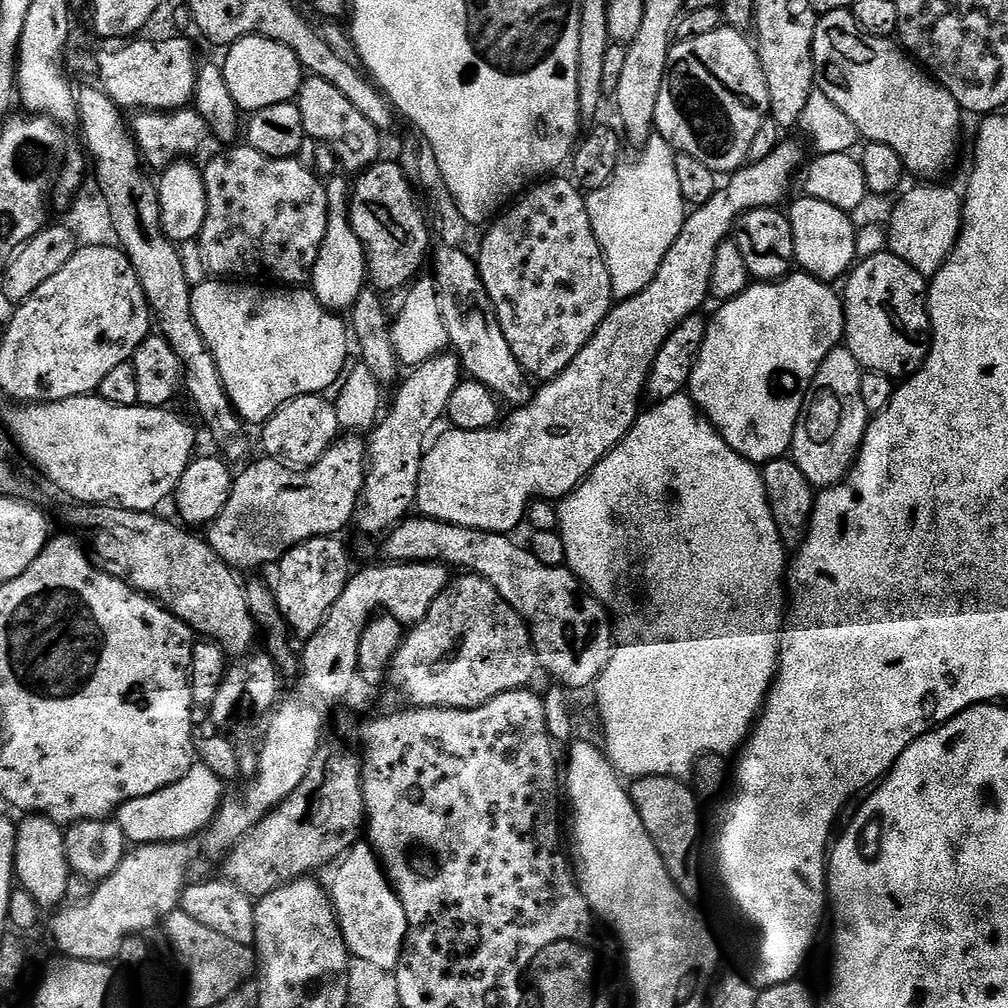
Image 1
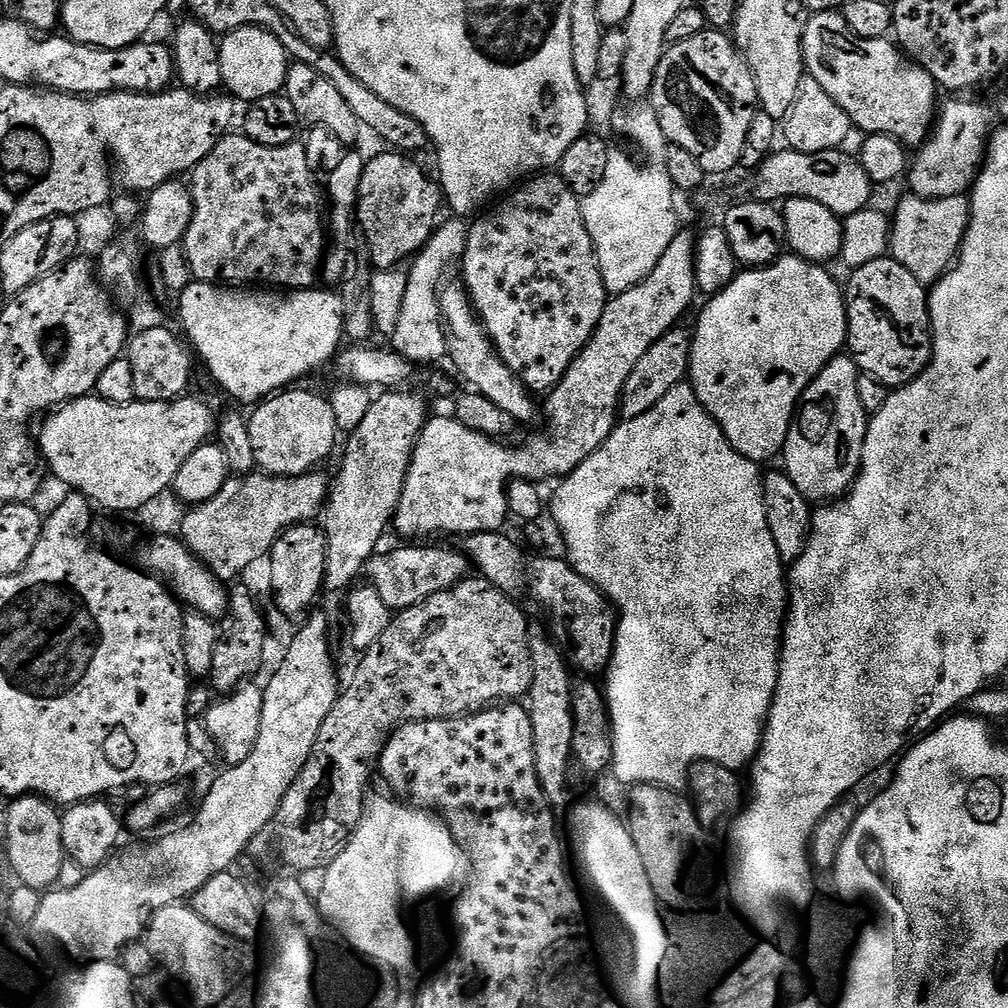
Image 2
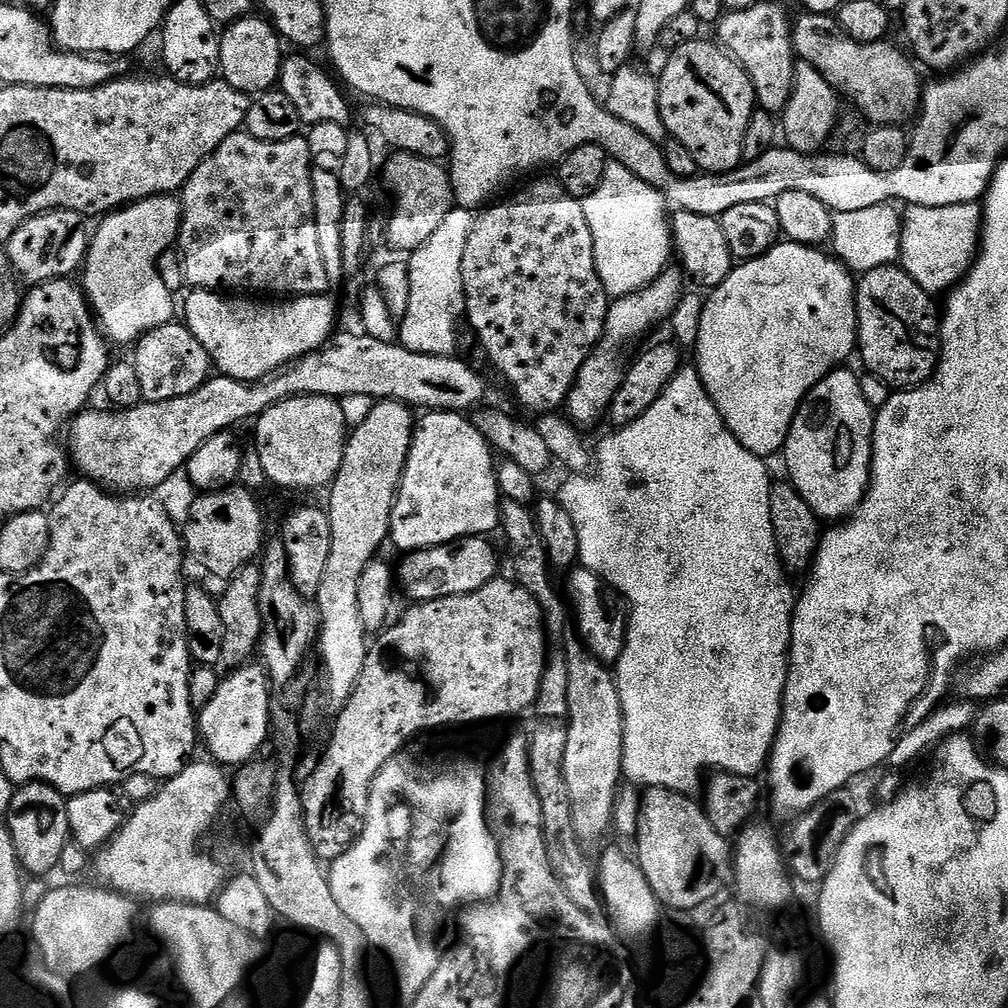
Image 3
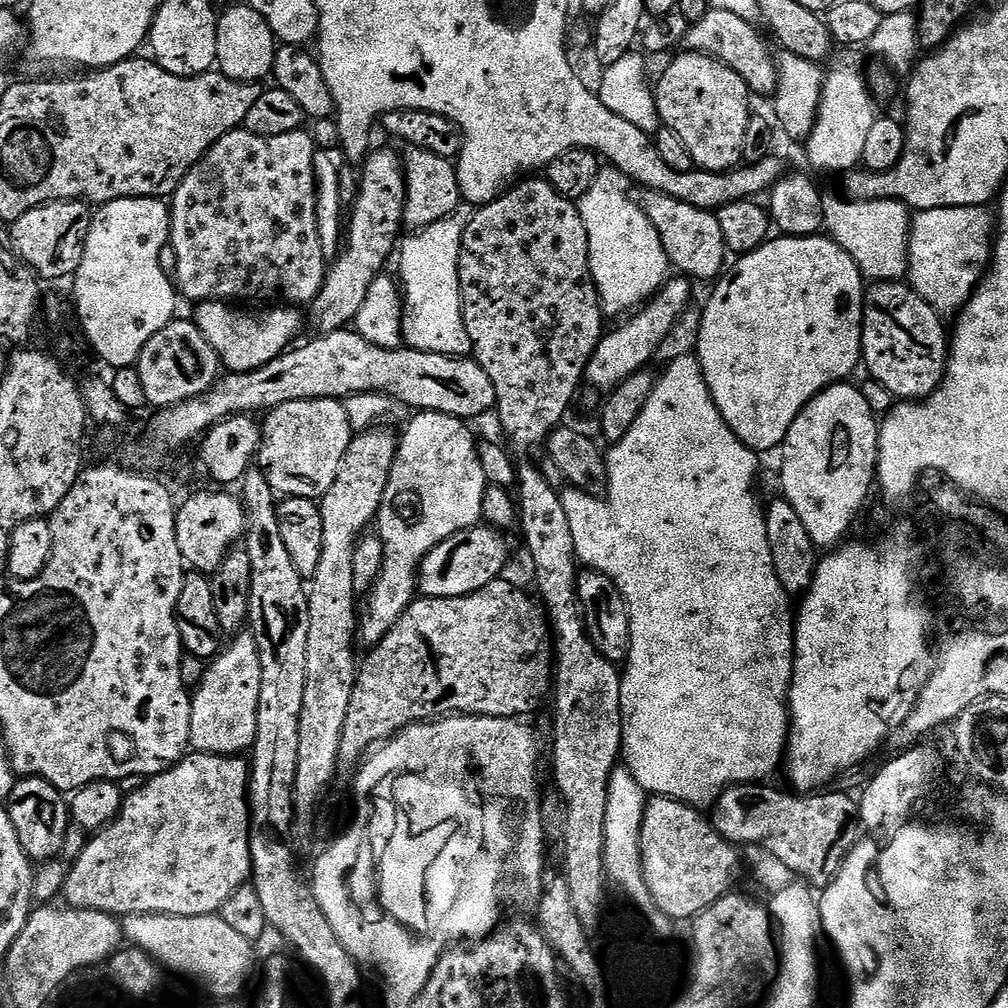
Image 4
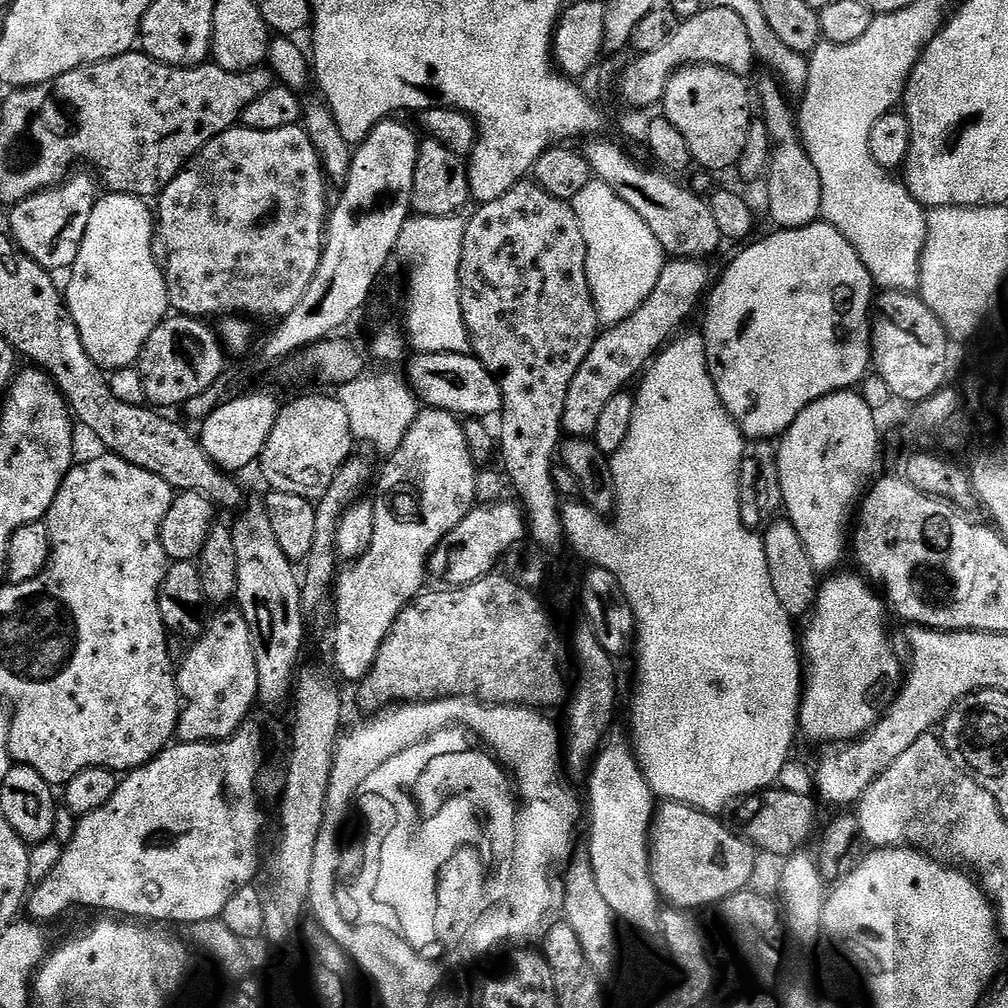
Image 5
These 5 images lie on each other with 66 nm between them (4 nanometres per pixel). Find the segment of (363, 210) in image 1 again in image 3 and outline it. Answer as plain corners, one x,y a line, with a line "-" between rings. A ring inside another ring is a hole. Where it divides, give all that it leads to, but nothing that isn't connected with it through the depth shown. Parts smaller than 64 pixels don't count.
392,152
384,168
384,184
392,195
392,217
388,220
388,240
400,252
415,252
450,214
454,207
452,177
441,161
418,158
414,154

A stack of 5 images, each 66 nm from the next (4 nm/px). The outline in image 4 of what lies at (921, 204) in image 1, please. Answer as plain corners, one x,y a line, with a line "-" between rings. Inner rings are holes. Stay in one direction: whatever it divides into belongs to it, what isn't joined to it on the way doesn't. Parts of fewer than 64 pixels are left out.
987,207
935,208
925,212
917,211
912,218
912,235
908,238
907,283
921,296
935,312
959,313
968,305
969,298
989,271
994,253
994,216

